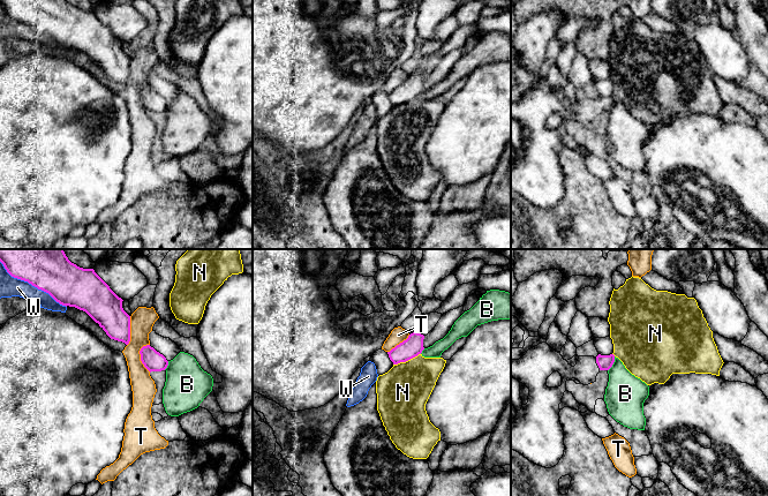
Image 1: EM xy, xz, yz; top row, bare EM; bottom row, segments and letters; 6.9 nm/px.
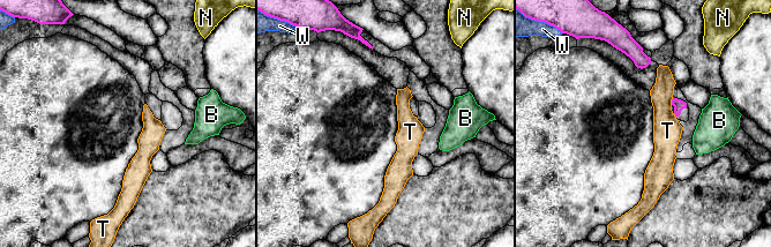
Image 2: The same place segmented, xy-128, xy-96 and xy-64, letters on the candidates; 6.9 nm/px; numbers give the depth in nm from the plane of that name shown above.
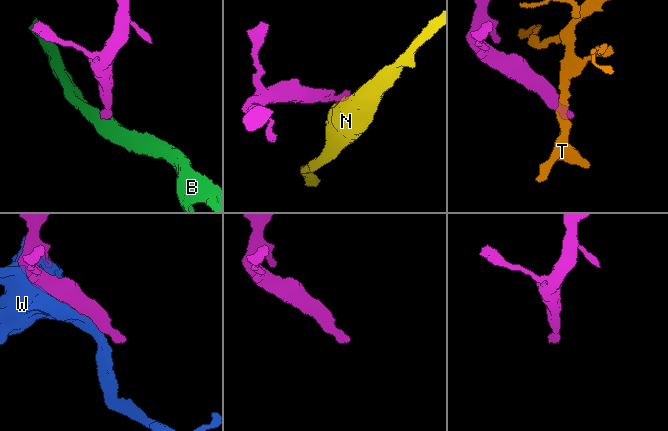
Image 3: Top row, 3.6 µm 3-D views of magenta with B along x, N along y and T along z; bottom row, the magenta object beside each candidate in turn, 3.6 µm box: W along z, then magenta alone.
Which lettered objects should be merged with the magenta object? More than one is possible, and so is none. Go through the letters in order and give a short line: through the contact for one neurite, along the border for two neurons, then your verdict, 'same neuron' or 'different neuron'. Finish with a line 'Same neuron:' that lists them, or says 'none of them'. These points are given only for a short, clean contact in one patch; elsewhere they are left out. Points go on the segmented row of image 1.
B: yz (615, 357), (615, 361), (608, 370) | different neuron
N: xz (420, 353), (393, 365) | different neuron
T: xy (147, 344), (140, 351), (140, 360), (150, 372) | different neuron
W: different neuron
Same neuron: none of them

